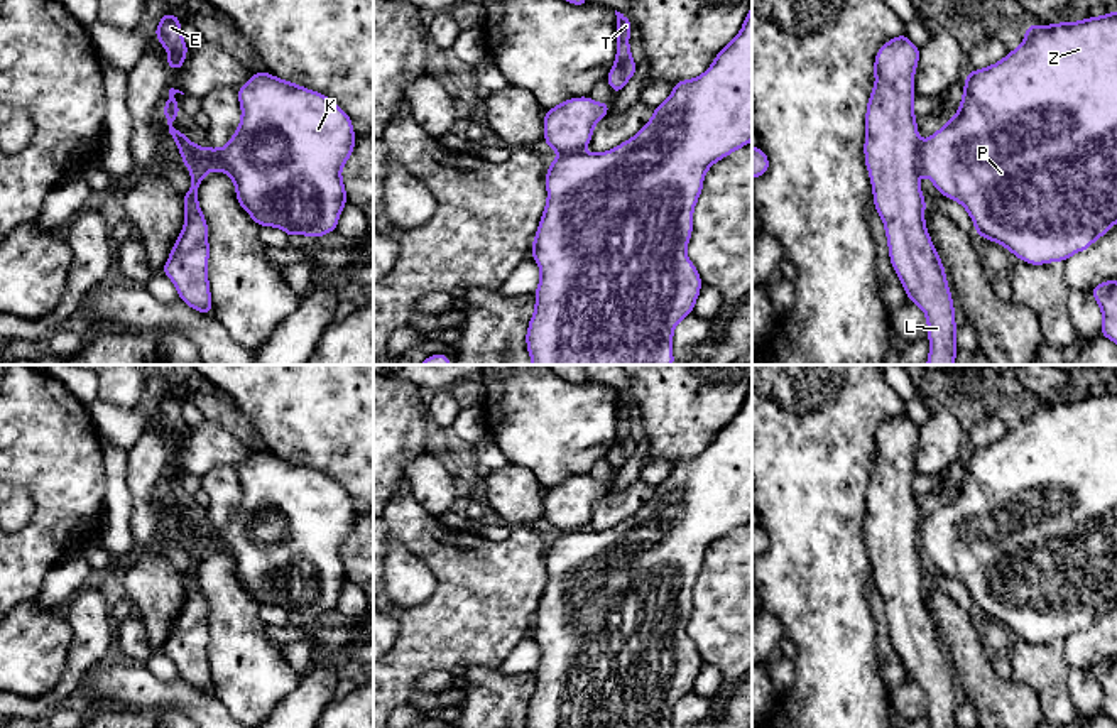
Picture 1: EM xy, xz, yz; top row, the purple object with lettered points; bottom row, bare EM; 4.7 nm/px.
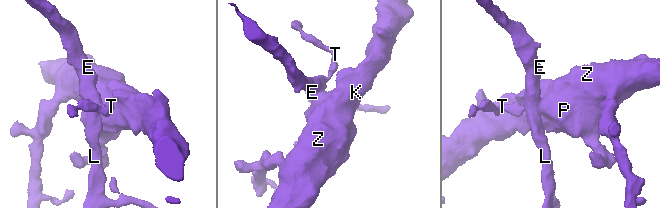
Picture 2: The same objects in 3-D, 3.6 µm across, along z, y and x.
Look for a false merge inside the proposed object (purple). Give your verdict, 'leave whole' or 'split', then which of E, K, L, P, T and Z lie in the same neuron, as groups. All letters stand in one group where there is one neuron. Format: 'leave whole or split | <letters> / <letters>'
split | E L T / K P Z

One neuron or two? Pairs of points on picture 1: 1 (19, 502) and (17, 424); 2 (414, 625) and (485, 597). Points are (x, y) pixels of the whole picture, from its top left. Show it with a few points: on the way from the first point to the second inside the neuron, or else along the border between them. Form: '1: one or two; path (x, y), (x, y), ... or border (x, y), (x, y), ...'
1: two; border (17, 483), (32, 500), (32, 517), (26, 526)
2: one; path (431, 625), (457, 625), (468, 613)

